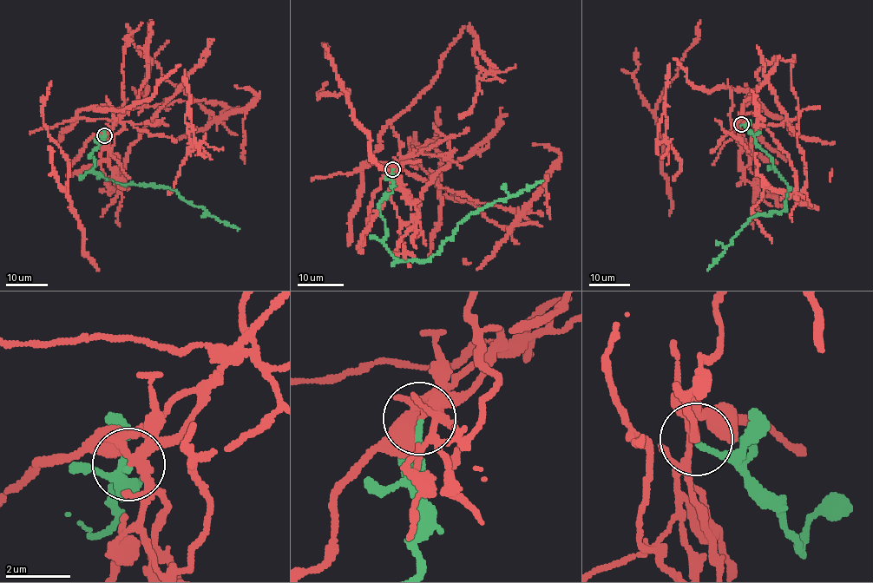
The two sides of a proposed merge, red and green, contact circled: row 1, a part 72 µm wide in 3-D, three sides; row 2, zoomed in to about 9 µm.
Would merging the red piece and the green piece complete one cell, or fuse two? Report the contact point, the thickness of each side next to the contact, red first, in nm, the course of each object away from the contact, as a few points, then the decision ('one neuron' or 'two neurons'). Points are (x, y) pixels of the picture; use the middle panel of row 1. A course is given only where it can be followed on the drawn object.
at (392, 169); 200 nm thick on the red side, 170 nm on the other; red runs (392, 169), (436, 140), (438, 197), (450, 191), (505, 229), (516, 225), (554, 166), (544, 179), (550, 219); green runs (392, 169), (391, 190), (379, 205), (383, 243), (395, 257), (420, 262), (436, 254), (457, 223), (542, 181); two neurons

